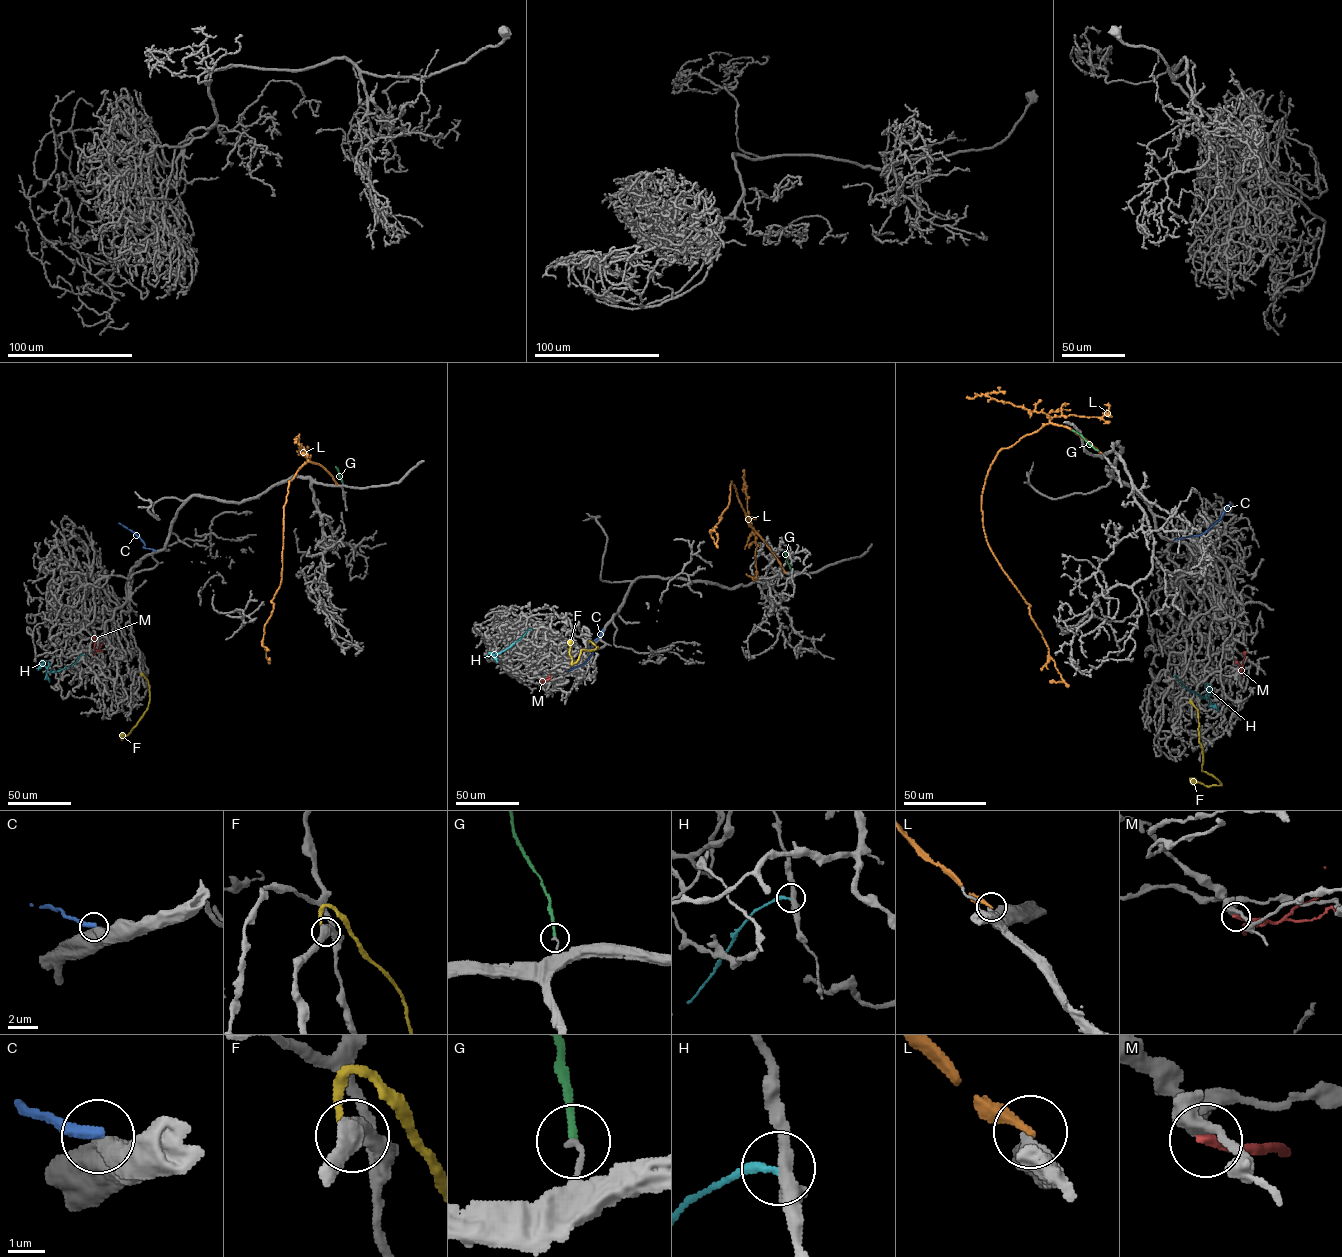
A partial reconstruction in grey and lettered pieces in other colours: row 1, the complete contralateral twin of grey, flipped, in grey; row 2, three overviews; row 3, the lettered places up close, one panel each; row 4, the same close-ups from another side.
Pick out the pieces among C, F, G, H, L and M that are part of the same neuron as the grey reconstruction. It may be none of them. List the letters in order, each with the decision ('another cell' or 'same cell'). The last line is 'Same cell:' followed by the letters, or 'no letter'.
C: another cell
F: another cell
G: another cell
H: another cell
L: another cell
M: another cell
Same cell: no letter

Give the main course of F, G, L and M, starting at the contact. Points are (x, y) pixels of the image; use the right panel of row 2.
F: (1189, 702), (1190, 700), (1197, 710), (1202, 770), (1212, 774), (1221, 784), (1206, 786), (1189, 778)
G: (1098, 451), (1072, 430)
L: (1101, 453), (1067, 427), (1045, 424), (998, 452), (981, 494), (991, 551), (1029, 605), (1064, 681), (1049, 681)
M: (1241, 675), (1245, 651)

